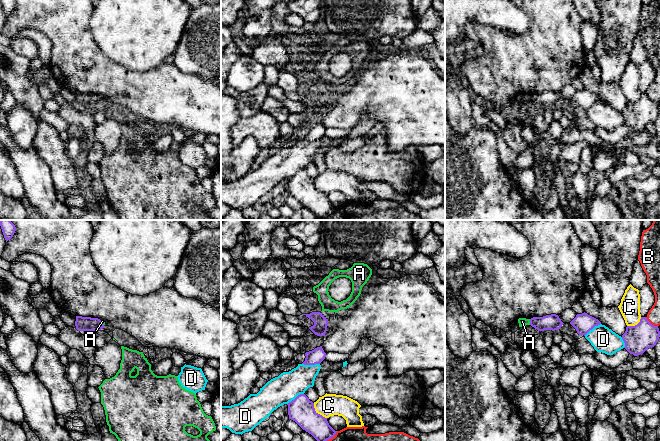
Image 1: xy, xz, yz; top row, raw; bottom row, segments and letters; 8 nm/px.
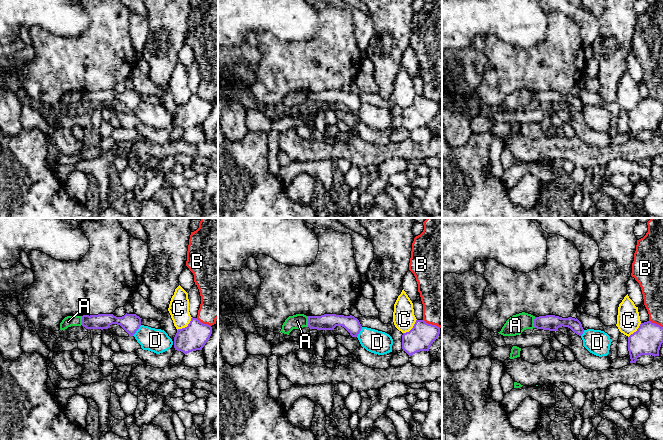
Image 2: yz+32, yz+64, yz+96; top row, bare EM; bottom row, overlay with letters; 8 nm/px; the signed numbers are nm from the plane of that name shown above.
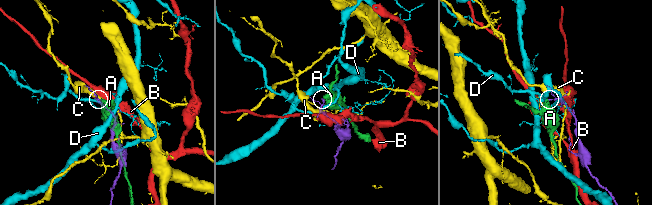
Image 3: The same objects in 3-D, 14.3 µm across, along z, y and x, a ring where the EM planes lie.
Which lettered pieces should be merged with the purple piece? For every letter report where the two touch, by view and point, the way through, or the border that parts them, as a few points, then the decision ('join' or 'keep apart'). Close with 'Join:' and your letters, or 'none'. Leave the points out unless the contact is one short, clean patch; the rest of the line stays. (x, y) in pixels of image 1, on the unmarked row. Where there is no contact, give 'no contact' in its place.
A: contact yz (530, 98); border yz (529, 95), (530, 100); keep apart
B: contact yz (650, 99); keep apart
C: contact xz (317, 189); keep apart
D: contact xz (311, 140); keep apart
Join: none

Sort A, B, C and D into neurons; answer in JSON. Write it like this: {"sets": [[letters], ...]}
{"sets": [["A"], ["B"], ["C"], ["D"]]}

